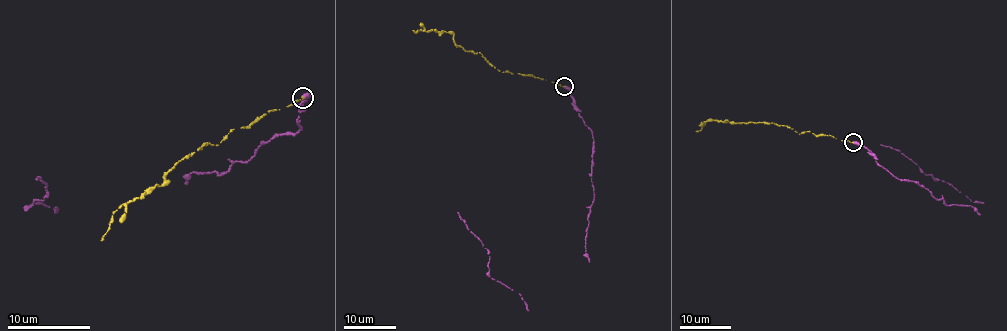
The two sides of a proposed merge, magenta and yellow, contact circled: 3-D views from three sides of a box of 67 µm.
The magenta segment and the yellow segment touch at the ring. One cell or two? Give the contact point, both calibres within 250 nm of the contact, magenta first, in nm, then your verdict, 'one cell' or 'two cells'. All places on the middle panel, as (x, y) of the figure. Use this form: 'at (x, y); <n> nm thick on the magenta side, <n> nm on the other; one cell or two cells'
at (564, 86); 400 nm thick on the magenta side, 130 nm on the other; two cells

